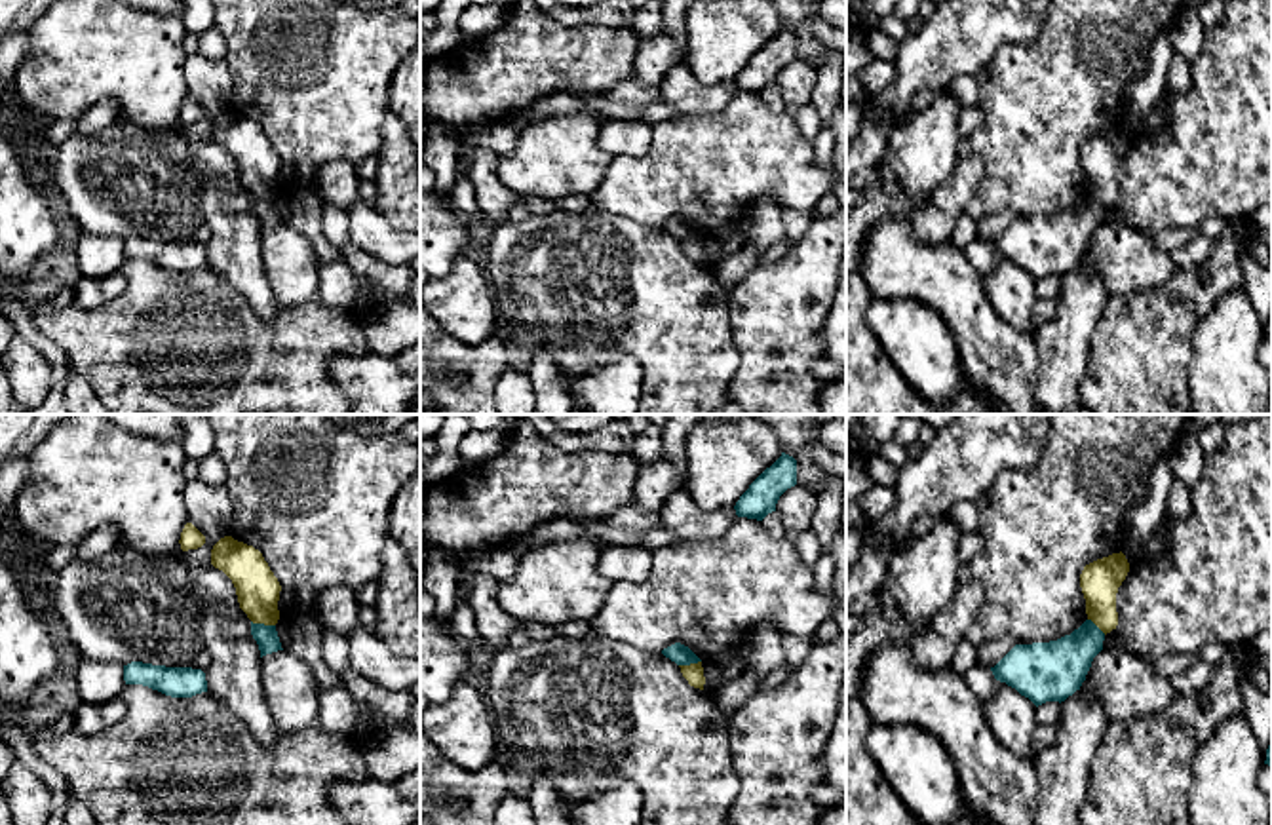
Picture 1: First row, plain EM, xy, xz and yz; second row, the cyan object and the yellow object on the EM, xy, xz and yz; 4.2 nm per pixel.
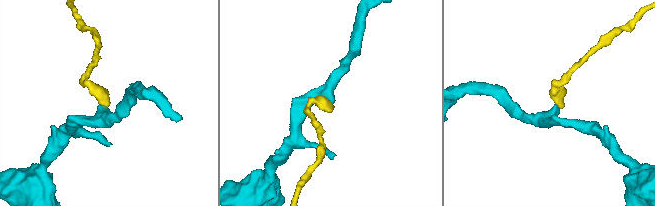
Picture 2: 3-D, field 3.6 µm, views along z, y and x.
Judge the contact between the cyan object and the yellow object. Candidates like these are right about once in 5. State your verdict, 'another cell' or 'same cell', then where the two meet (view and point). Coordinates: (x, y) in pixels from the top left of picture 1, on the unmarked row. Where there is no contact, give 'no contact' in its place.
another cell | xy (263, 198)

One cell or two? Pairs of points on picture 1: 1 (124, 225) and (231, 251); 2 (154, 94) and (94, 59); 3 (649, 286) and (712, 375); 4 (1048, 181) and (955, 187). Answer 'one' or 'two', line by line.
1: one
2: one
3: one
4: two

